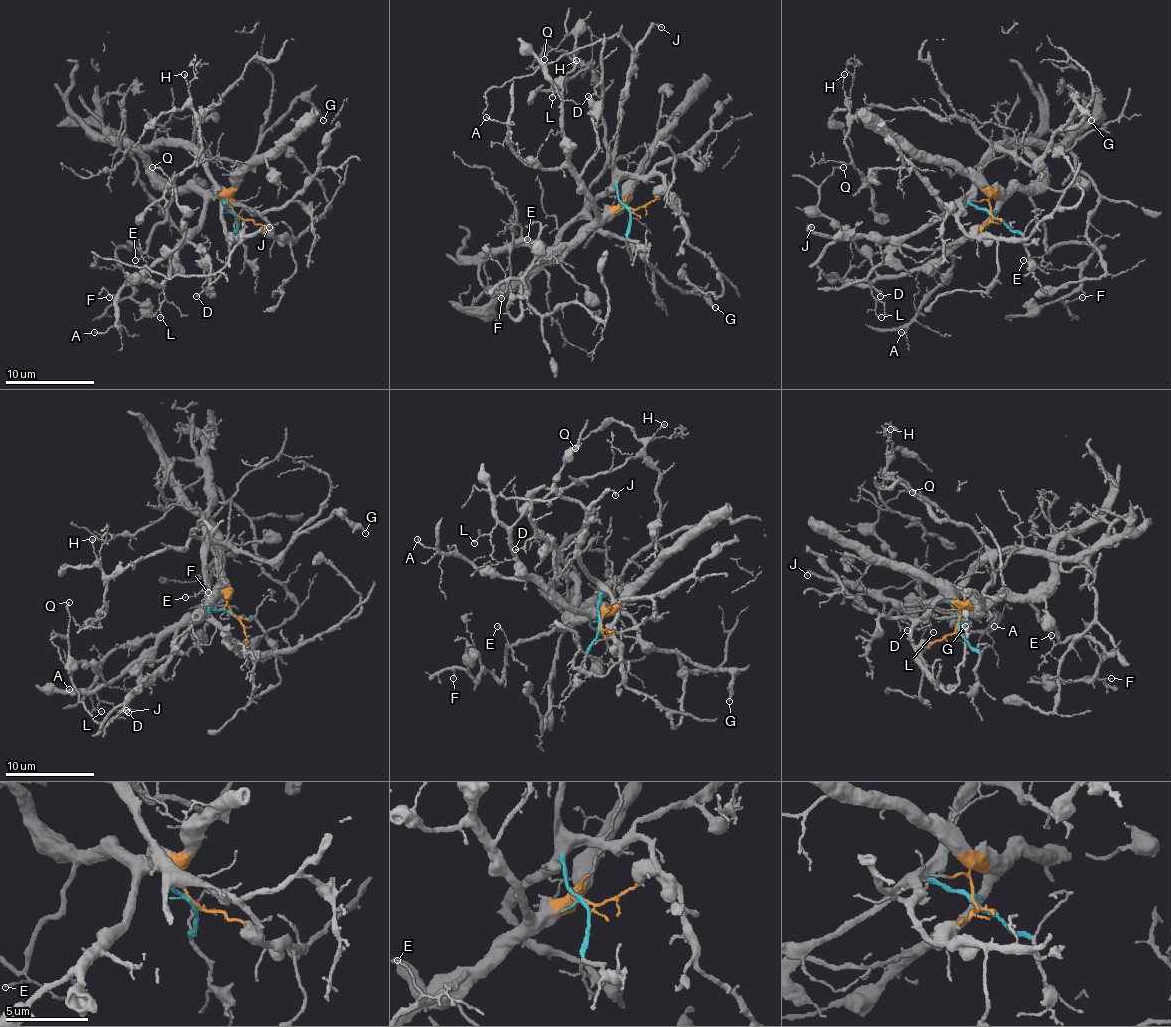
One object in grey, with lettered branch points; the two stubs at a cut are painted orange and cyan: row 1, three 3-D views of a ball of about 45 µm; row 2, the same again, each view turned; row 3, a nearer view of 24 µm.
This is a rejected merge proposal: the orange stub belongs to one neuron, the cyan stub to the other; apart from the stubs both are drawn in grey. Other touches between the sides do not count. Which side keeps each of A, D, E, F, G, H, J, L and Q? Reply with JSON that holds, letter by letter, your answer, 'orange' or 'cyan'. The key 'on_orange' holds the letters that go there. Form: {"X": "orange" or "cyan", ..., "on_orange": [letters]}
{"A": "orange", "D": "orange", "E": "orange", "F": "orange", "G": "cyan", "H": "cyan", "J": "cyan", "L": "orange", "Q": "orange", "on_orange": ["A", "D", "E", "F", "L", "Q"]}

